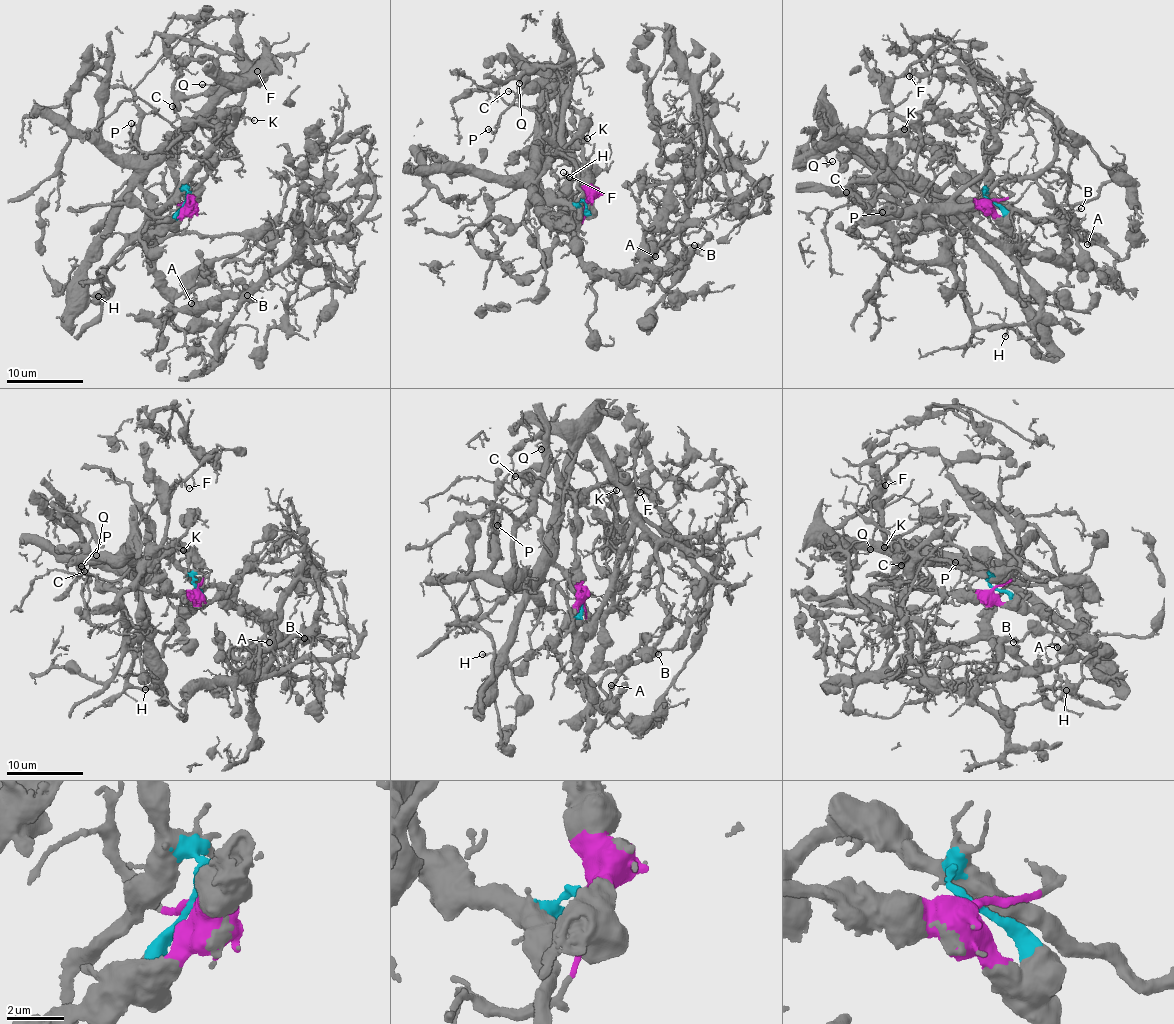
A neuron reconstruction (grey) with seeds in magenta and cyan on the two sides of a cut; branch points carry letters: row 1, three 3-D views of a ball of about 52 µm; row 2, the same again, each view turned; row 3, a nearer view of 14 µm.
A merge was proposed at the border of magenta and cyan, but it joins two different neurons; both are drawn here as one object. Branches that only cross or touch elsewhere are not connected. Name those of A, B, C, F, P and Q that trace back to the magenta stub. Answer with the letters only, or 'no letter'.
F, P

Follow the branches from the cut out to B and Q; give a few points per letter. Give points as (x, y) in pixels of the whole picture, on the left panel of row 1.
B: (184, 203), (183, 189), (147, 231), (158, 272), (179, 294), (211, 280), (235, 284), (246, 294)
Q: (184, 203), (186, 189), (177, 182), (170, 147), (231, 86), (220, 80), (202, 84)

